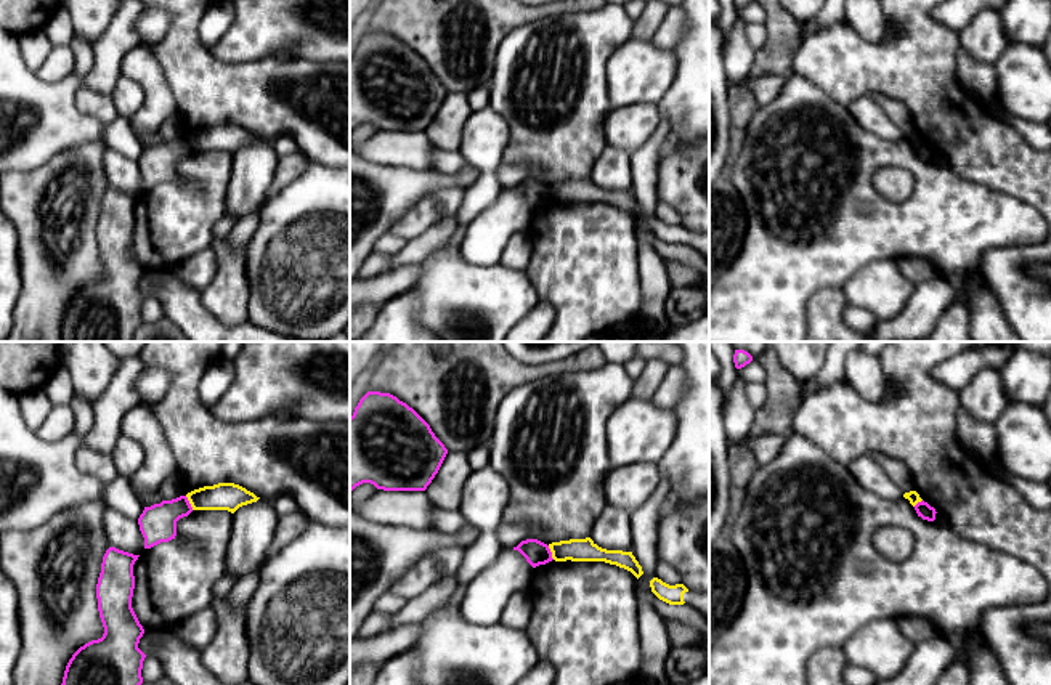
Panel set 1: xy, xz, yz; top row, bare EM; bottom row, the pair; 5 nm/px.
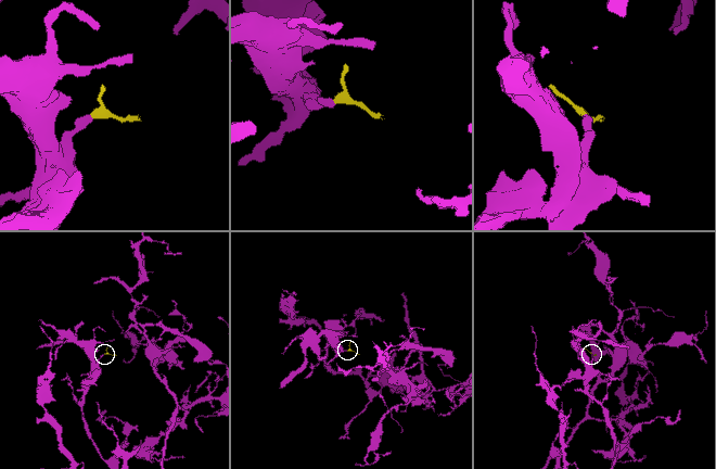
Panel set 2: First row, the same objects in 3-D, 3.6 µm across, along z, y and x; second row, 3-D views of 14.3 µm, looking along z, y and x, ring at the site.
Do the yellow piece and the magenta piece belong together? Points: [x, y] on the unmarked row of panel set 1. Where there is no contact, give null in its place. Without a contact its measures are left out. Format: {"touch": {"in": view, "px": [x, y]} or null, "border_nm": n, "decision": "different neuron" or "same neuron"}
{"touch": {"in": "xy", "px": [190, 143]}, "border_nm": 80, "decision": "different neuron"}

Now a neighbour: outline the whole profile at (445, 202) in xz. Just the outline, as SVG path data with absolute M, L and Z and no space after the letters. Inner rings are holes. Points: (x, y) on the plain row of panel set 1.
M443 188L412 205L392 228L390 233L406 242L422 236L435 223L456 217L464 199L462 188Z

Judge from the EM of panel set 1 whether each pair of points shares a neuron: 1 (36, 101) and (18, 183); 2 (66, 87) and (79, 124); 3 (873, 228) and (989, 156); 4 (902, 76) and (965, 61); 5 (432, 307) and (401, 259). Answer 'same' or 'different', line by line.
1: different
2: same
3: different
4: different
5: different

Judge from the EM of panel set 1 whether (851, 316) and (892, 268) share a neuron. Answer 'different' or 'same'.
different

